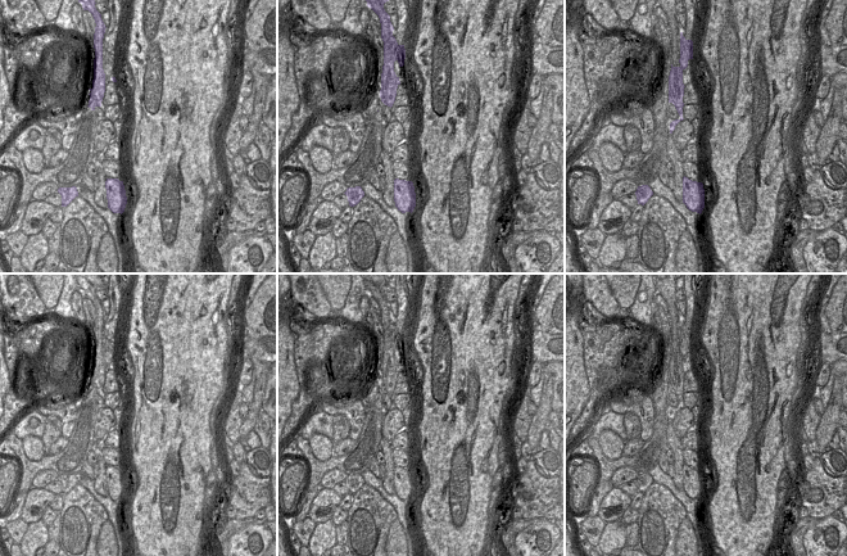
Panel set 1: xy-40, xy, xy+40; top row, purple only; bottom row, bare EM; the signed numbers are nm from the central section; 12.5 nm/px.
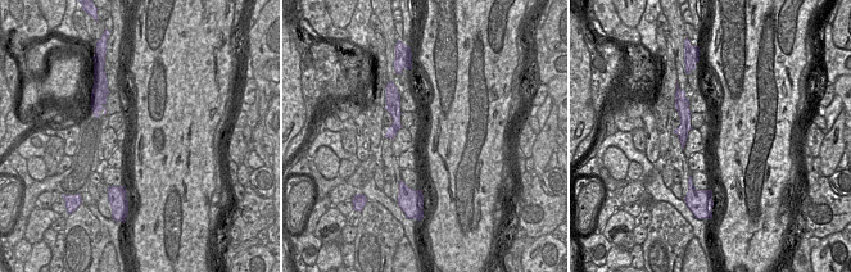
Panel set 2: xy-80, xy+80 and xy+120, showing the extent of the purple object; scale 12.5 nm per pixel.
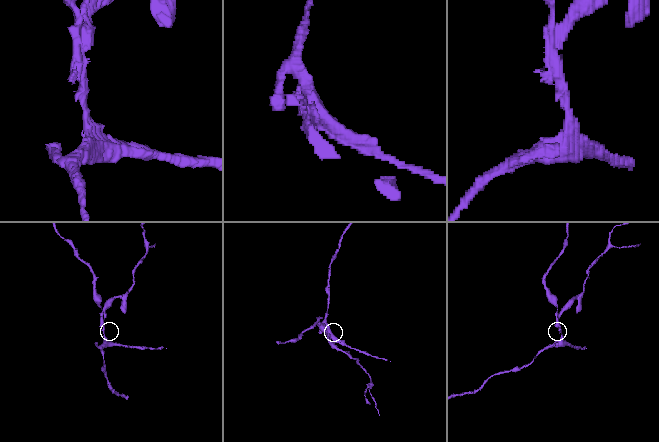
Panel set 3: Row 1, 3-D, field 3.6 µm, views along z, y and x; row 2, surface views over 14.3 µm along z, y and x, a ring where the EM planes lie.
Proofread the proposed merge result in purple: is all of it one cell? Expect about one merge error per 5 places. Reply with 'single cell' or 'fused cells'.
fused cells

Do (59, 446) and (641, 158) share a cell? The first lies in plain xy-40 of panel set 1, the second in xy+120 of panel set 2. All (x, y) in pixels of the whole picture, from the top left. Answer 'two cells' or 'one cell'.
two cells

